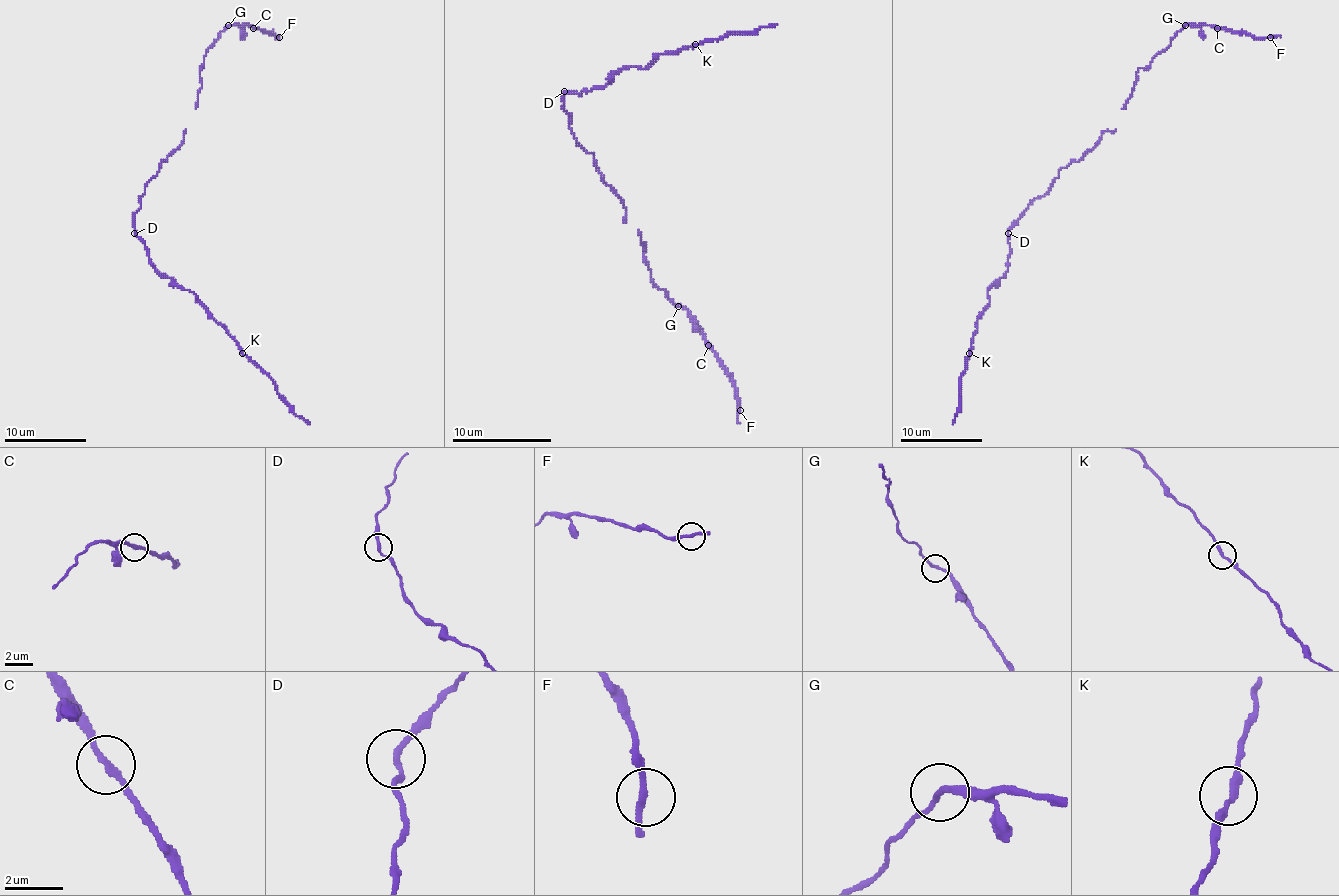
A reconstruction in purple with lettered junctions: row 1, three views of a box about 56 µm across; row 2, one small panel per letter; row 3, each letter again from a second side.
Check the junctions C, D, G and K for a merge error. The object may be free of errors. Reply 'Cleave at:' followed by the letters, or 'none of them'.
Cleave at: none of them

